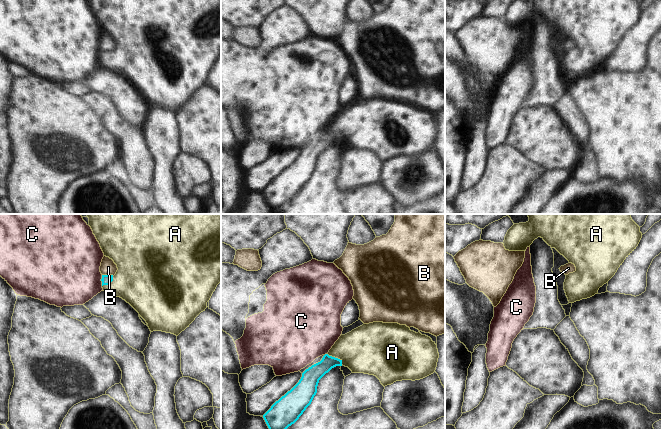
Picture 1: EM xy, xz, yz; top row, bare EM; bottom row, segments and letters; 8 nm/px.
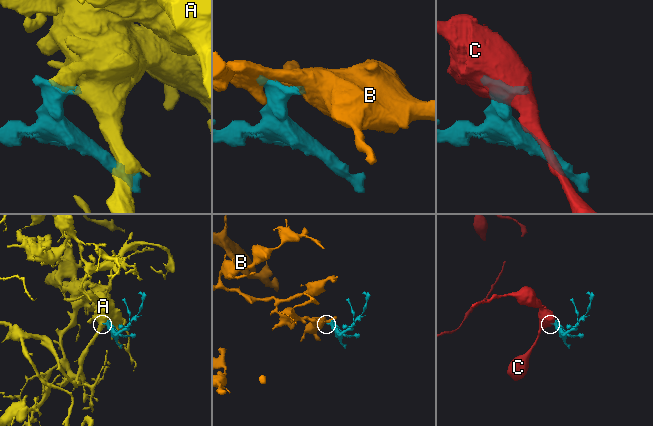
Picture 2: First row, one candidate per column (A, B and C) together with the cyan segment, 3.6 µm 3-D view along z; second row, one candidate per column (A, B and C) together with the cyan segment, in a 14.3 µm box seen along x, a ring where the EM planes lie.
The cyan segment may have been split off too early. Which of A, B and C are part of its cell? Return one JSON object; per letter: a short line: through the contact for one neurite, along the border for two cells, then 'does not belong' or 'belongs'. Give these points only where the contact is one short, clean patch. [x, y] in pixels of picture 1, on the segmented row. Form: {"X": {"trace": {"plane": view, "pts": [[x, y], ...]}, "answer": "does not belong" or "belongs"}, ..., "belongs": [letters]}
{"A": {"trace": {"plane": "xz", "pts": [[311, 376], [331, 359], [336, 358], [348, 350], [365, 349]]}, "answer": "belongs"}, "B": {"answer": "does not belong"}, "C": {"answer": "does not belong"}, "belongs": ["A"]}

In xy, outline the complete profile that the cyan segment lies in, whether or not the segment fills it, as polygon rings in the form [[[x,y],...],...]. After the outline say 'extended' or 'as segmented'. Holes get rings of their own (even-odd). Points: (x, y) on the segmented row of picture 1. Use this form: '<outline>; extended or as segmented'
[[[88,214],[87,217],[104,256],[112,259],[118,268],[114,276],[102,275],[103,291],[129,303],[146,321],[151,332],[162,331],[178,336],[205,311],[207,302],[221,282],[221,214]]]; extended

